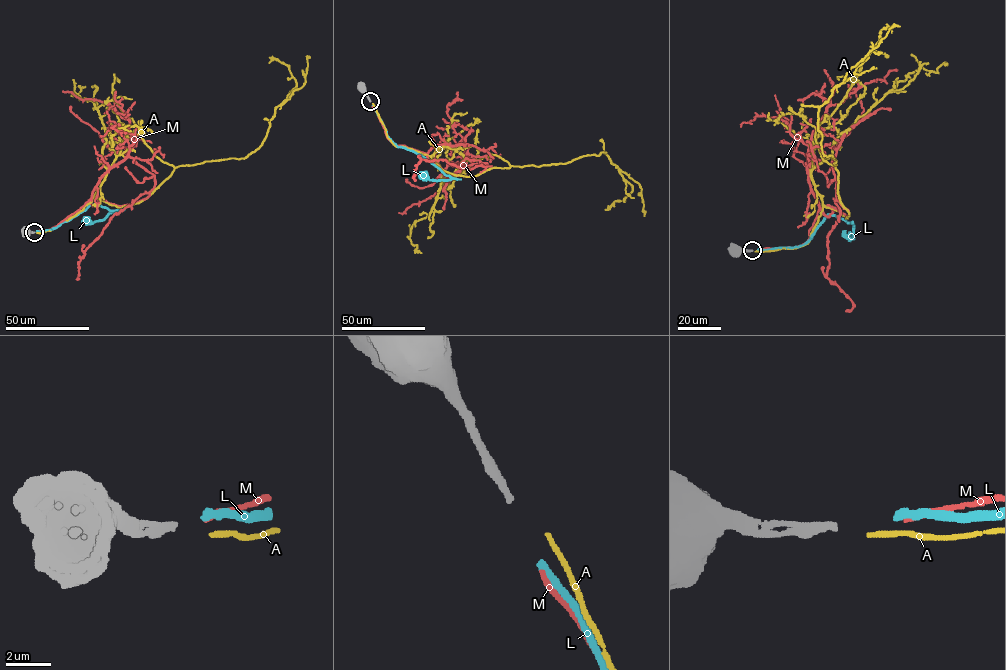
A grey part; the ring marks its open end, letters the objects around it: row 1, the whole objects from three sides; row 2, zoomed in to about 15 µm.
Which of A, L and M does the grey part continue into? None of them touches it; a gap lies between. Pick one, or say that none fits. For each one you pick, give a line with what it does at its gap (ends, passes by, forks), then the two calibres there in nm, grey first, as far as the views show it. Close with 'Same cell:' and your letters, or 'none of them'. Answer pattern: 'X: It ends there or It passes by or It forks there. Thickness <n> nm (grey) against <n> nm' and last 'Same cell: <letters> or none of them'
L: It ends there. Thickness 320 nm (grey) against 360 nm
Same cell: L

